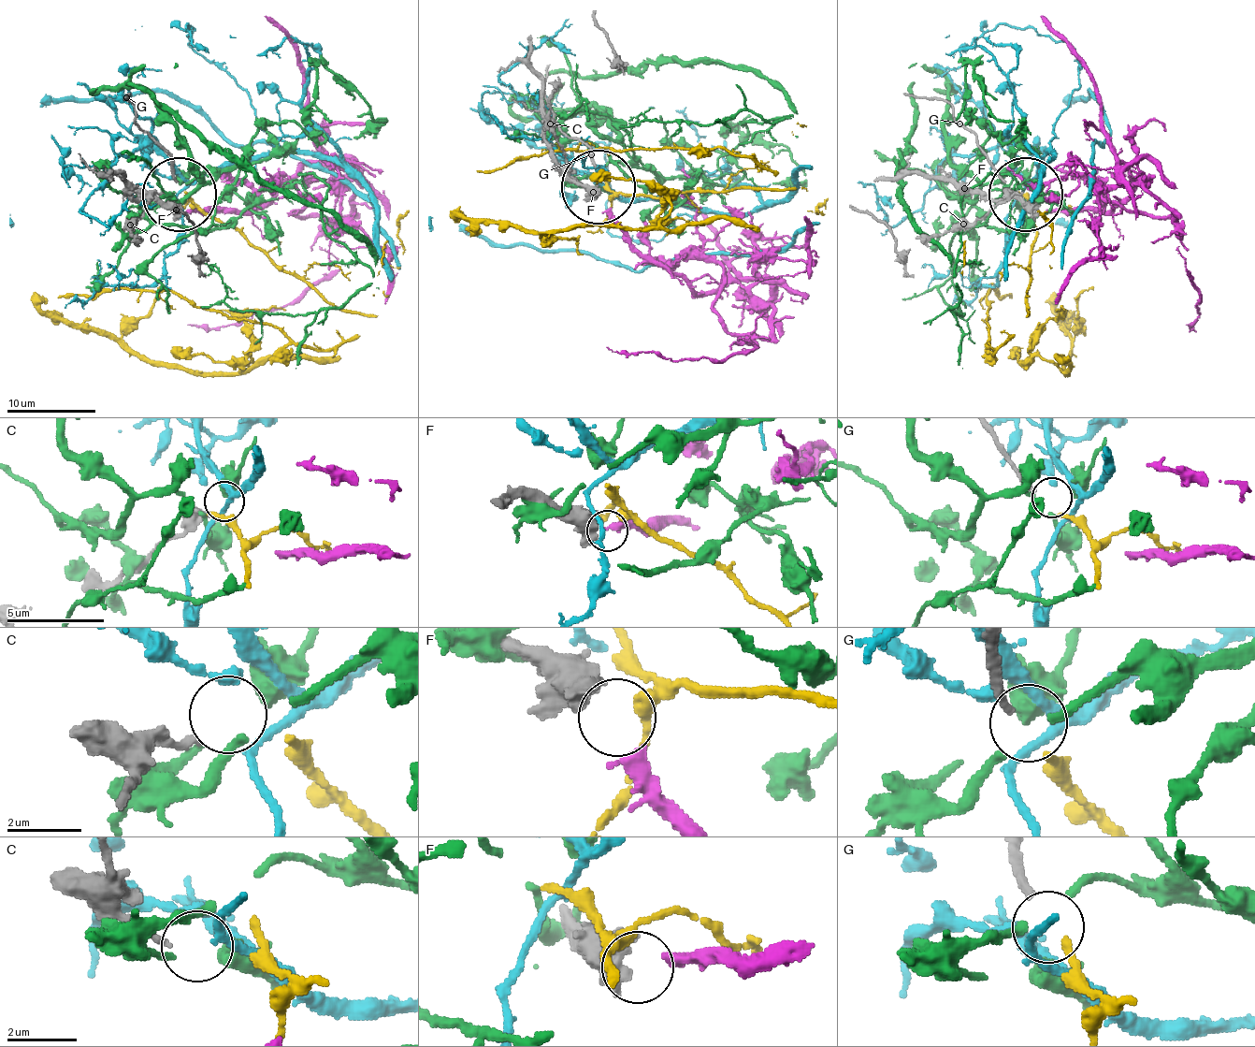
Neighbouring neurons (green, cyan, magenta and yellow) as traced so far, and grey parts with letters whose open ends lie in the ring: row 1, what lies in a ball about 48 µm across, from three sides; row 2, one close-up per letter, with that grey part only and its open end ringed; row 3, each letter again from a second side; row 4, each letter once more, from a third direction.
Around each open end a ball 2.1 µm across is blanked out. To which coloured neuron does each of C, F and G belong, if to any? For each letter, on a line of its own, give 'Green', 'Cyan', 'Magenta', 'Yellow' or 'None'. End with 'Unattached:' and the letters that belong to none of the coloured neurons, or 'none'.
C: None
F: Magenta
G: Yellow
Unattached: C

